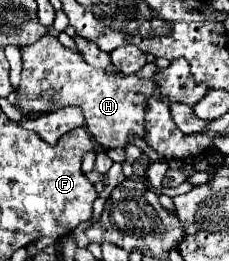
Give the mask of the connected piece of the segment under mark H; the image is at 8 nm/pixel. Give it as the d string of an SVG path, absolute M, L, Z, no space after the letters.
M46 34L32 46L22 48L22 82L18 86L18 102L16 108L22 112L48 112L48 110L58 110L68 104L78 104L84 110L86 118L86 128L90 136L102 146L102 148L124 148L128 142L128 134L138 134L140 138L144 136L144 108L148 96L156 94L156 86L152 80L144 80L138 76L126 76L126 74L116 74L116 72L104 72L88 66L84 58L80 58L78 52L72 52L70 48L64 48L60 40L52 34Z

